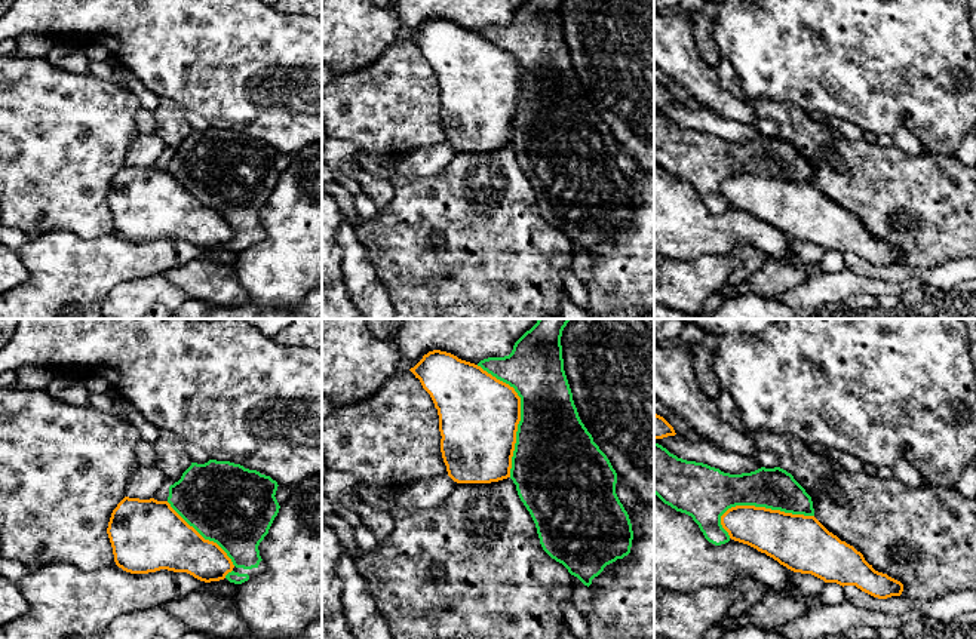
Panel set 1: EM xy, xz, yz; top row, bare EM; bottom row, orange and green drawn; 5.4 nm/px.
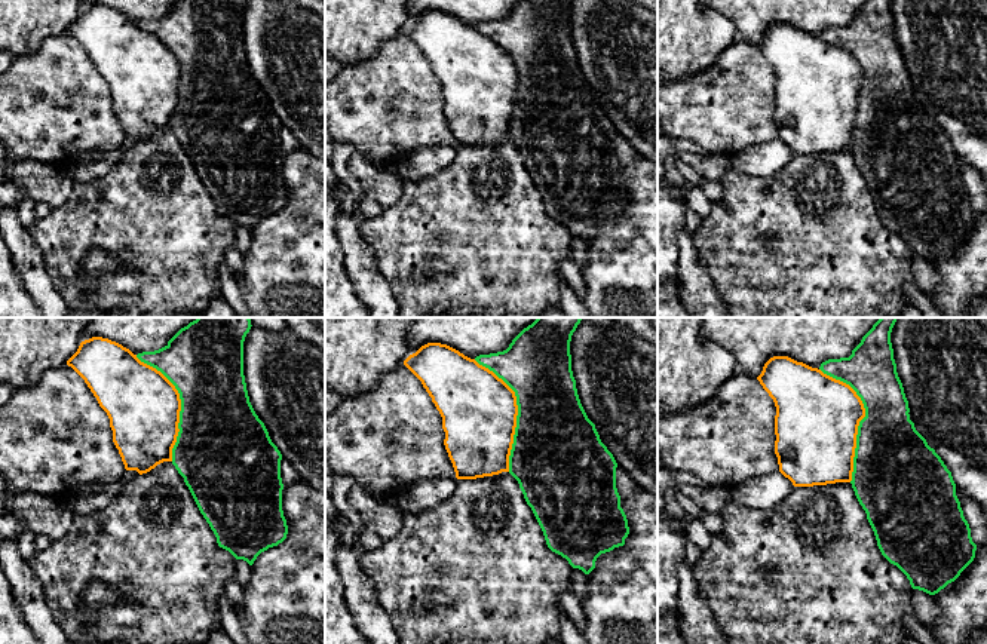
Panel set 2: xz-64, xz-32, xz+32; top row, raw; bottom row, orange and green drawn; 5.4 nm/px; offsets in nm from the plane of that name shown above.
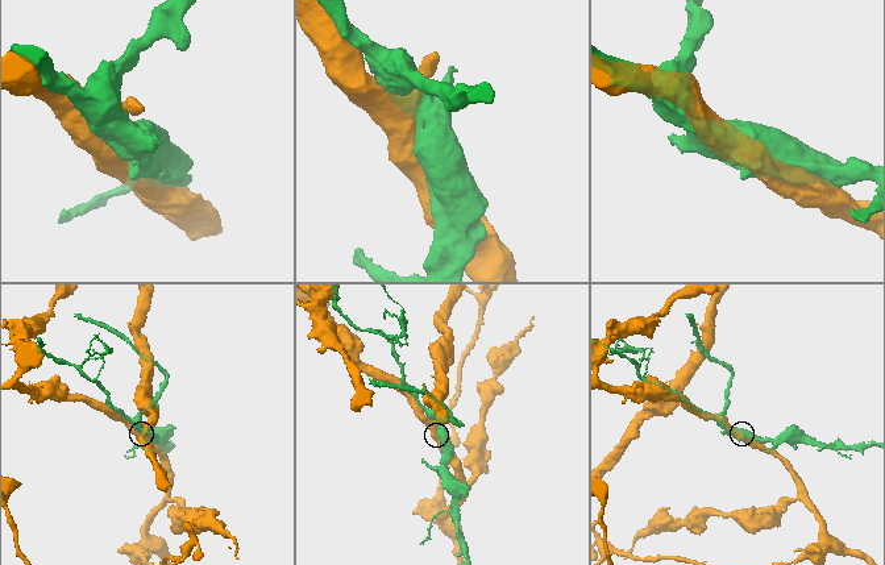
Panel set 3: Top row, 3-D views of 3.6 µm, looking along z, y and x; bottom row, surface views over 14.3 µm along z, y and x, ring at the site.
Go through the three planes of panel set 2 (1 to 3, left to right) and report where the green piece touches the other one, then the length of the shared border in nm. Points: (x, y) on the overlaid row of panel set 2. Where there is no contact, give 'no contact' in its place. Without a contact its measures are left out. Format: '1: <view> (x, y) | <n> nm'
1: xz-64 (180, 404) | 600 nm
2: xz-32 (517, 411) | 650 nm
3: xz+32 (863, 417) | 650 nm

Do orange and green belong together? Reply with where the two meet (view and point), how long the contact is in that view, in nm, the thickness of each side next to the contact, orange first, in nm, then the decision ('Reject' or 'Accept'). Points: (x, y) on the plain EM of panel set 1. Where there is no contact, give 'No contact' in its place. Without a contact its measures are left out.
Touches orange at xz (519, 82). Shared border 650 nm. Thickness 440 nm (orange) against 400 nm. Reject

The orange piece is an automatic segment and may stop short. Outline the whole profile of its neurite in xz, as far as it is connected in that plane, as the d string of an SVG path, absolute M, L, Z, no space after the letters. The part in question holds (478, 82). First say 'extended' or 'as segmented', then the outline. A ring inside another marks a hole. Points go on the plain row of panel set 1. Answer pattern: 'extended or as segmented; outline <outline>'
as segmented; outline M441 18L429 19L409 39L438 77L441 120L448 144L457 151L491 151L510 145L521 89L521 65L515 56L481 34Z

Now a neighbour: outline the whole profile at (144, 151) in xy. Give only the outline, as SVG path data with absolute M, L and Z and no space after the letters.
M139 133L129 147L125 165L150 168L166 154L166 147L157 133Z

